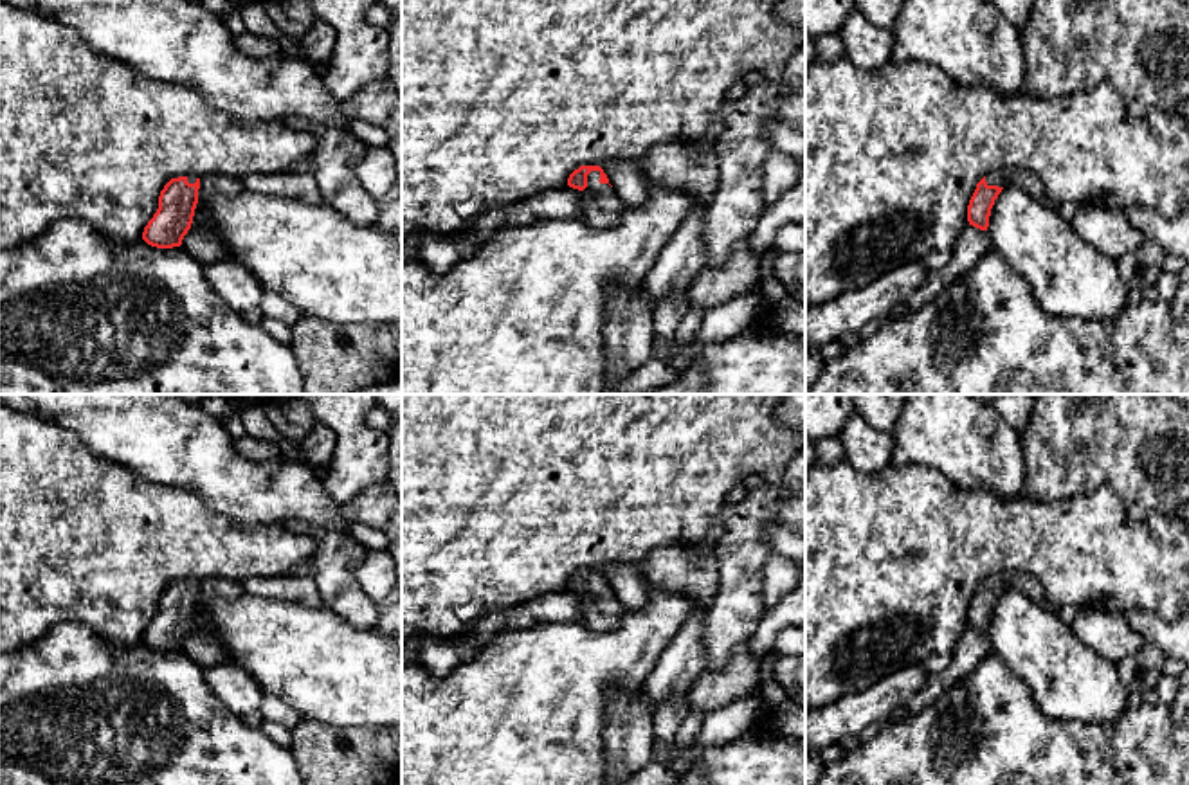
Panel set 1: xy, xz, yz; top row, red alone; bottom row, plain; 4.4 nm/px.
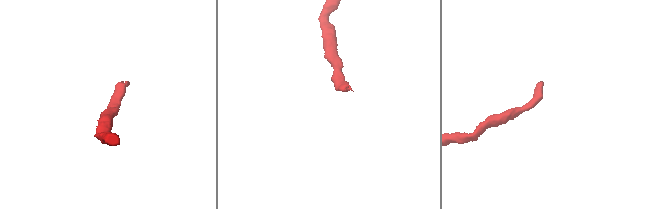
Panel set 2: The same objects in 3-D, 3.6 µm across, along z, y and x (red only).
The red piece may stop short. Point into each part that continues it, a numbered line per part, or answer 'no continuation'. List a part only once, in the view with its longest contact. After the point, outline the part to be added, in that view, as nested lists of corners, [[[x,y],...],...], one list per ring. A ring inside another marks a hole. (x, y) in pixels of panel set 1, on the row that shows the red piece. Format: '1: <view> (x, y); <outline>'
1: xz (602, 207); [[[600,171],[587,175],[587,187],[582,191],[584,220],[594,229],[609,229],[618,225],[625,205],[609,184],[600,184],[598,180]]]

